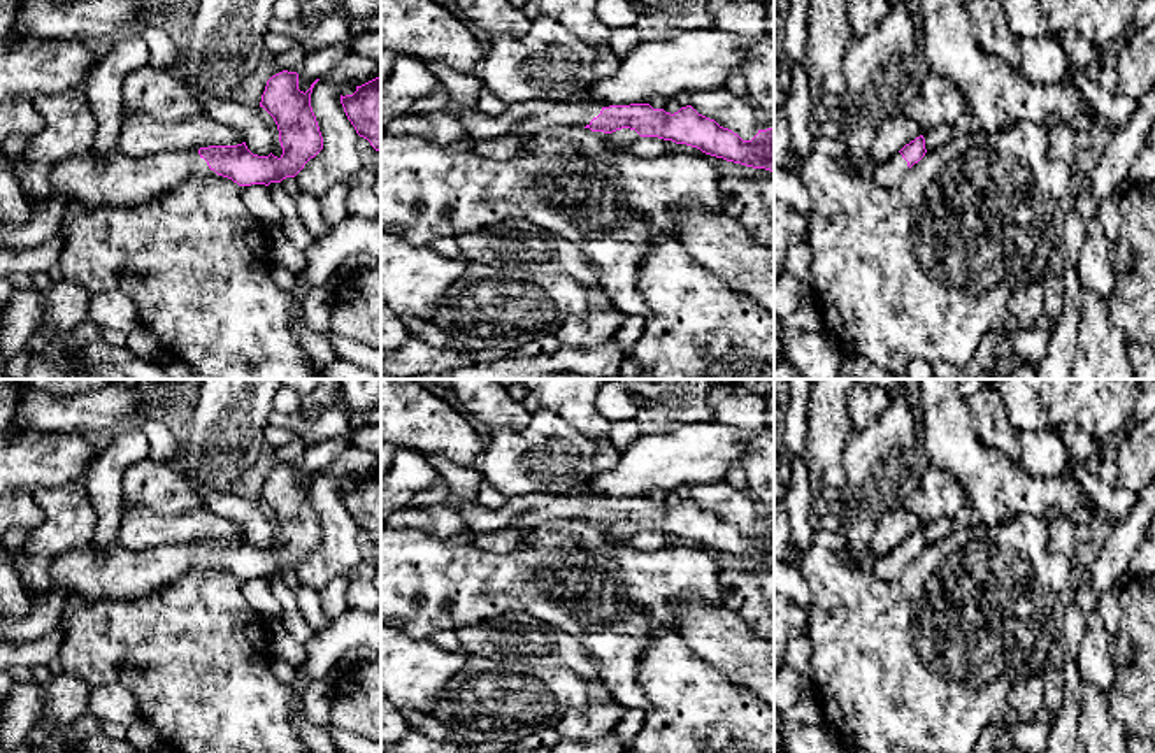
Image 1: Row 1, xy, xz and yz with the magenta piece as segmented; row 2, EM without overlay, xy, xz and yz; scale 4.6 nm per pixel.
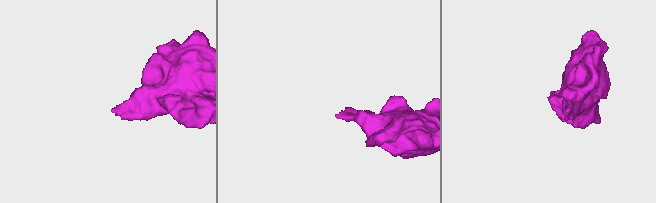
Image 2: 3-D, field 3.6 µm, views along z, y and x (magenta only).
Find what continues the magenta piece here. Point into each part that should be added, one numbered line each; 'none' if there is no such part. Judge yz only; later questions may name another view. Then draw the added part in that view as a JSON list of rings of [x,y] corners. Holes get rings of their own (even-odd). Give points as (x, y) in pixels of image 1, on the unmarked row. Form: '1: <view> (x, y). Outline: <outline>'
1: yz (887, 567). Outline: [[[897,546],[886,556],[876,560],[872,576],[883,581],[893,581],[908,563],[908,555]]]

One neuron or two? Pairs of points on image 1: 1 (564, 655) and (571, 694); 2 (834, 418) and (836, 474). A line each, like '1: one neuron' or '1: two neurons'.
1: two neurons
2: one neuron

